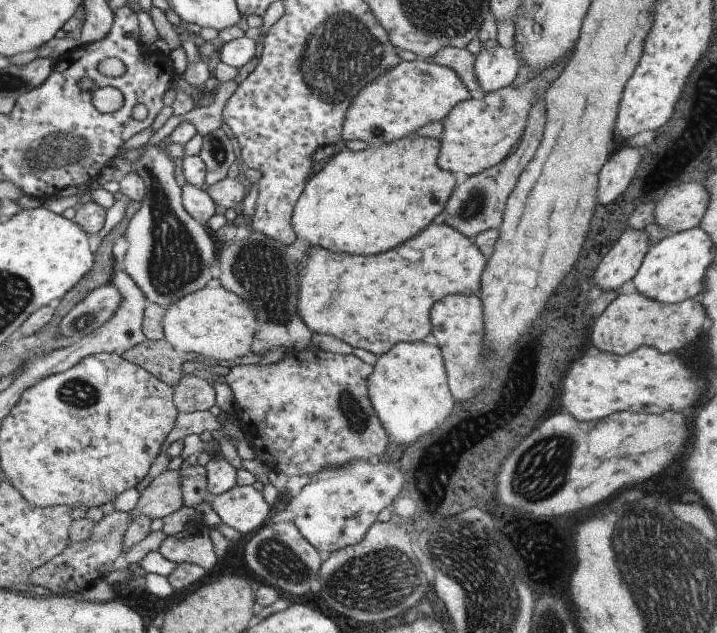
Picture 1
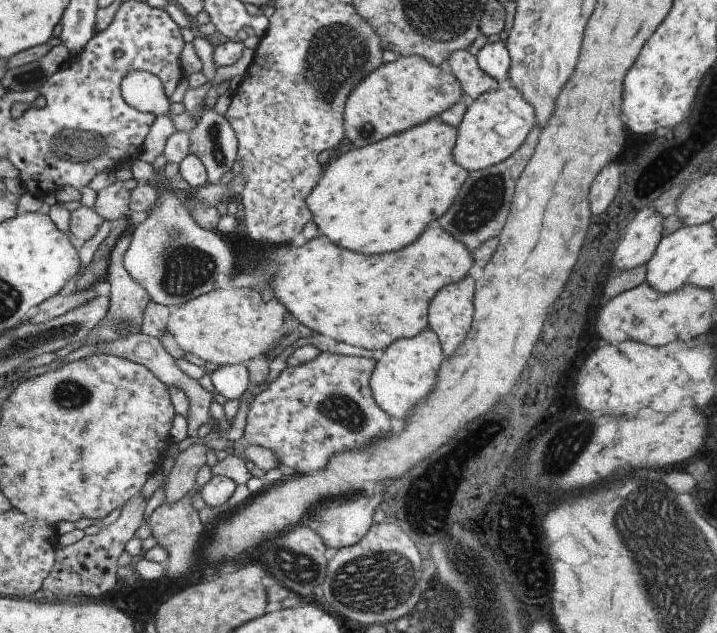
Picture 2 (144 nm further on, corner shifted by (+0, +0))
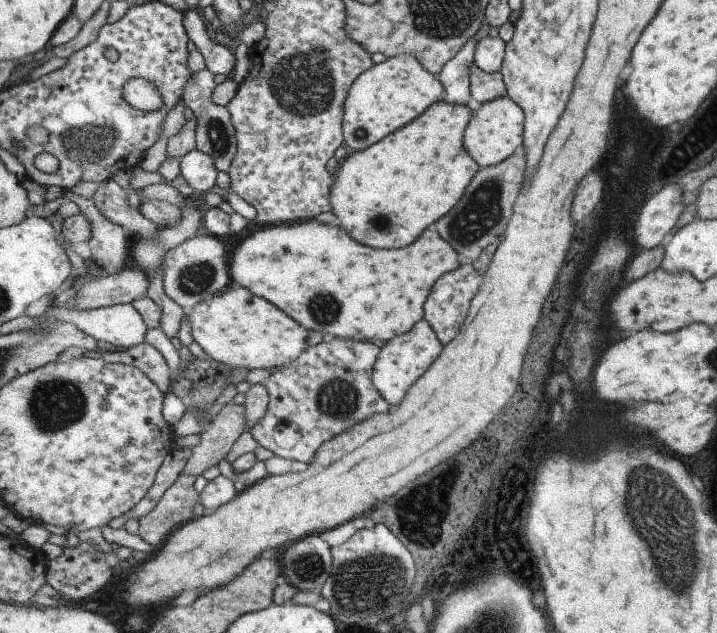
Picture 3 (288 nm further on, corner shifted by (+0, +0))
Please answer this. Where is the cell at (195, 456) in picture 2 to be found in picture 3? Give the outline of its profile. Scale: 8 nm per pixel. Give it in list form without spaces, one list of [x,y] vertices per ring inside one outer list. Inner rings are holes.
[[[231,402],[223,408],[223,412],[215,418],[215,422],[203,432],[201,444],[195,446],[195,454],[191,456],[183,474],[201,476],[205,470],[217,466],[231,452],[235,442],[247,432],[247,406]]]

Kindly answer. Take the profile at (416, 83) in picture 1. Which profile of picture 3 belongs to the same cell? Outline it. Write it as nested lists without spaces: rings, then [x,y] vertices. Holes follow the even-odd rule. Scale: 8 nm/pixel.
[[[399,54],[393,58],[381,58],[375,66],[365,70],[353,88],[345,104],[345,146],[349,152],[361,152],[381,138],[395,134],[409,122],[417,120],[429,106],[441,102],[443,86],[429,74],[421,62],[409,54]]]

